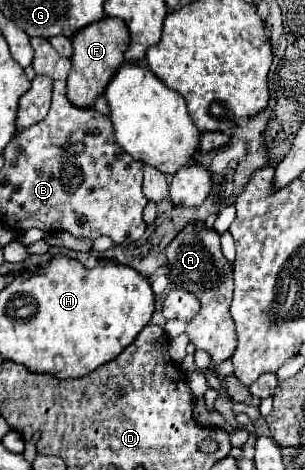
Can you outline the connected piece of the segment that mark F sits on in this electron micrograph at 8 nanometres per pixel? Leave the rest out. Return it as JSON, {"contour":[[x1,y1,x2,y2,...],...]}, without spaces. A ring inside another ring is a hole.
{"contour":[[106,18,102,22,86,26,80,34,70,38,74,44,72,72,68,78,68,100,78,108,92,108,110,82,110,76,124,64,124,52,130,42,128,26,118,18]]}

